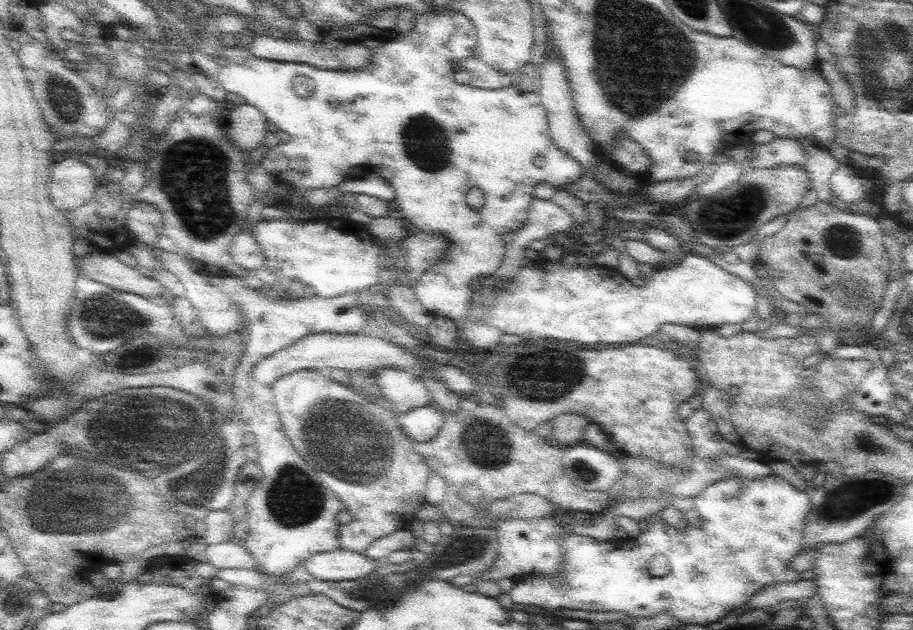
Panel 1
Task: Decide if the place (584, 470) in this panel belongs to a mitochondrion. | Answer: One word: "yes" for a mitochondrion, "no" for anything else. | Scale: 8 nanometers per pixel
yes

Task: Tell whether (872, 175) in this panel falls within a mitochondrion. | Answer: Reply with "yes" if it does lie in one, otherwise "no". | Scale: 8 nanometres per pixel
no

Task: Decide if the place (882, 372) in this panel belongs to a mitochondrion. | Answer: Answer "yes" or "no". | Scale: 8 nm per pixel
no

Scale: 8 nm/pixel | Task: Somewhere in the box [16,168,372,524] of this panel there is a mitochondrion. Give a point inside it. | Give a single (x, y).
(140, 429)

